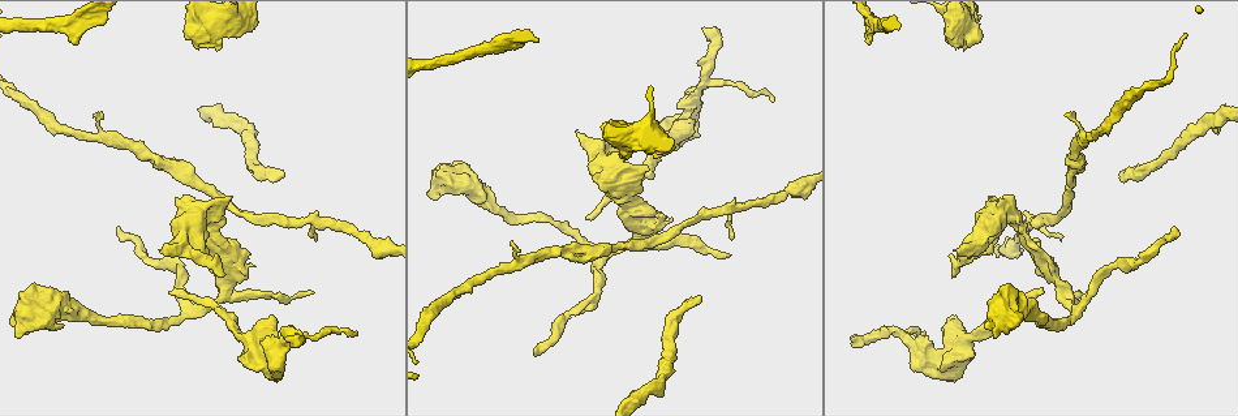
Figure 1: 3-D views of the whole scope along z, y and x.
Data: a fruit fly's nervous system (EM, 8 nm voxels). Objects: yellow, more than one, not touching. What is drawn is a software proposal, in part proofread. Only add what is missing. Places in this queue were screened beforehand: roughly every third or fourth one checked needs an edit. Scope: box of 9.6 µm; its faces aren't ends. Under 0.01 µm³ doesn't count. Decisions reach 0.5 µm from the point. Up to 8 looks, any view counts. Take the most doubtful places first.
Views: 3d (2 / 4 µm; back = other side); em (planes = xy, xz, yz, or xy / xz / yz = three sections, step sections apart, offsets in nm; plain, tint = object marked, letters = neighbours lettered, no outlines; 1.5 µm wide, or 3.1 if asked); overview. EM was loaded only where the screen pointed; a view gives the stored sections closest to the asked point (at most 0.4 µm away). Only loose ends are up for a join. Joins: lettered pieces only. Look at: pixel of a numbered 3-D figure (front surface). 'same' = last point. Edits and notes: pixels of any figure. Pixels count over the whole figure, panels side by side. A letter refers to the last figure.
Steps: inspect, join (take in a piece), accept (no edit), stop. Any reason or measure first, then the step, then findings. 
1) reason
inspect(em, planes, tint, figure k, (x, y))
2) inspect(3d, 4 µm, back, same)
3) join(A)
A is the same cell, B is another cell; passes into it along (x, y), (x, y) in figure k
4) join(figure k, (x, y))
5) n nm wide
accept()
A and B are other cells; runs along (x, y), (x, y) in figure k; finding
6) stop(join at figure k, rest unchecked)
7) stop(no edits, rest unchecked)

an open end
inspect(em, planes, letters, figure 1, (1121, 178))

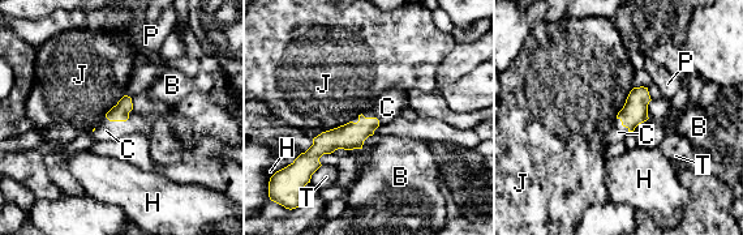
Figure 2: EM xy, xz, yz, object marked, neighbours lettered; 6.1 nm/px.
110 nm wide
join(C)
C is the same cell, B, H, J, P and T are other cells; passes into it along (120, 112), (121, 120), (106, 131) in figure 2; it goes on there

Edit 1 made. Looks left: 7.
branch stops here
inspect(em, planes, letters, figure 1, (287, 339))

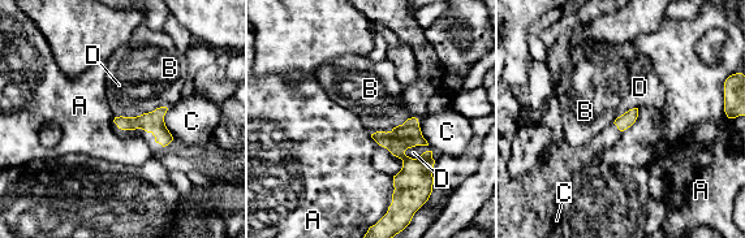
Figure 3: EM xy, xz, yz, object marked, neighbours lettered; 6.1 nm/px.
accept()
A, B, C and D are other cells; none of them fits

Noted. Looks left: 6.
an open end
inspect(em, planes, letters, figure 1, (930, 374))

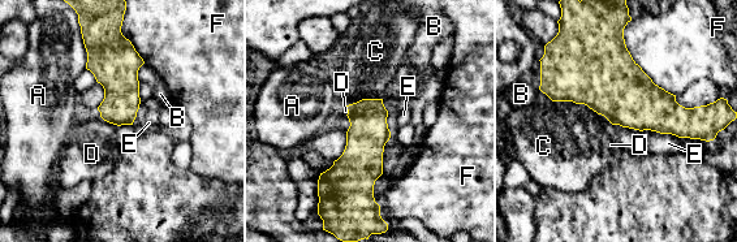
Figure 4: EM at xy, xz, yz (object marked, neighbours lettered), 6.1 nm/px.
accept()
A, B, C, D, E and F are other cells; none of them fits

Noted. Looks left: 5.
stop(join at figure 2, rest unchecked)

